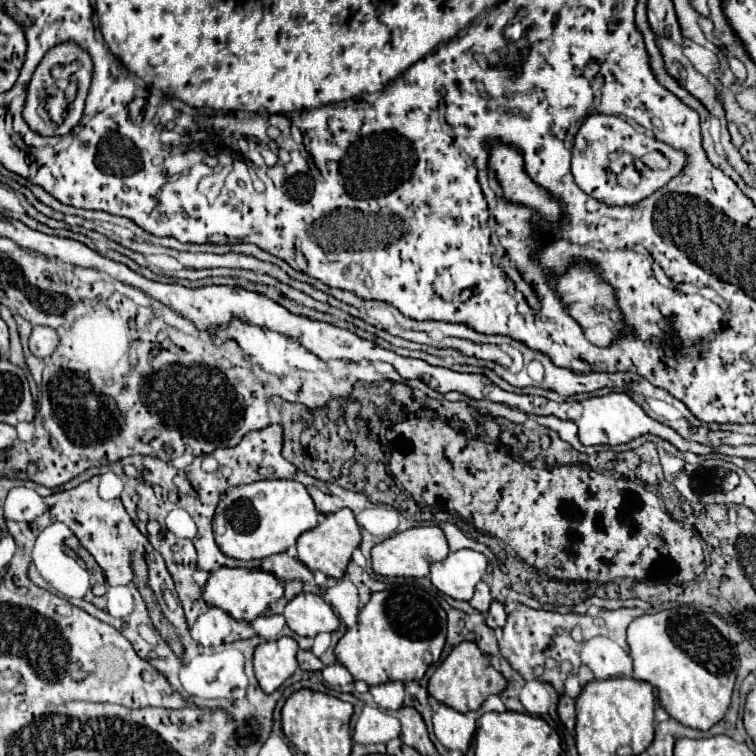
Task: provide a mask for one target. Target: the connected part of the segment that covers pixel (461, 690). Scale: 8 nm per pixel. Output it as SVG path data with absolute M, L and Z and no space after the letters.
M473 642L457 644L451 654L441 662L435 674L429 678L429 694L445 706L455 708L457 712L479 710L481 704L491 694L501 694L507 686L505 676L491 666L491 660L477 648Z

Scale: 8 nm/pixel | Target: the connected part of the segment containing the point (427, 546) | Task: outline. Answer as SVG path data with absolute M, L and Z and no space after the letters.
M415 526L405 532L397 532L387 540L379 542L371 550L371 564L377 574L383 576L413 576L423 578L429 576L429 568L433 562L443 560L449 554L449 544L439 526Z

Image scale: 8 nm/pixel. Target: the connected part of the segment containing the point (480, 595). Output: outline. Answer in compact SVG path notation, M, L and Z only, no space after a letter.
M479 582L479 584L475 586L475 596L471 598L469 604L471 604L475 610L479 610L479 612L487 612L491 600L493 600L493 598L491 598L489 586L487 586L485 582Z

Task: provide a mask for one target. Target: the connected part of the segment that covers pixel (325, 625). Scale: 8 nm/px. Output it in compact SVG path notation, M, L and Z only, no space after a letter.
M301 592L287 602L283 616L287 626L299 636L317 636L321 632L333 632L339 626L339 616L321 596L311 592Z

